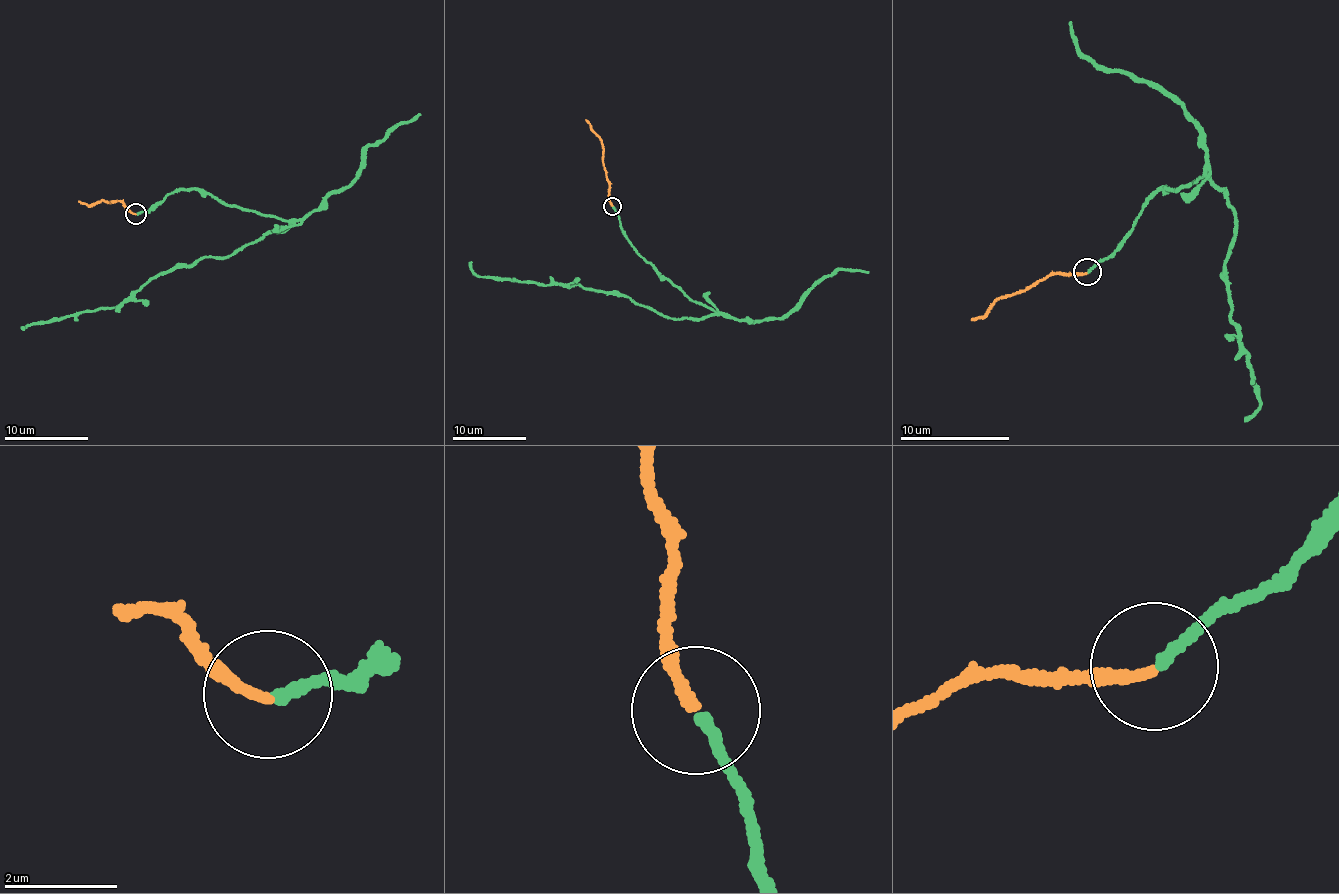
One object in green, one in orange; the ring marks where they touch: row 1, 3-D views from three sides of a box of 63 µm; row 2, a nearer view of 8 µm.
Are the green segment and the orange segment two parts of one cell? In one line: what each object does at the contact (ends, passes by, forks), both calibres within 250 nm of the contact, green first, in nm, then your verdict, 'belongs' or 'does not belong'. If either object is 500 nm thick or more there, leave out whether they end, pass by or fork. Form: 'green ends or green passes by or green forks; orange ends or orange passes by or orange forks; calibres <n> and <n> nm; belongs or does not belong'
green ends; orange ends; calibres 190 and 180 nm; belongs

